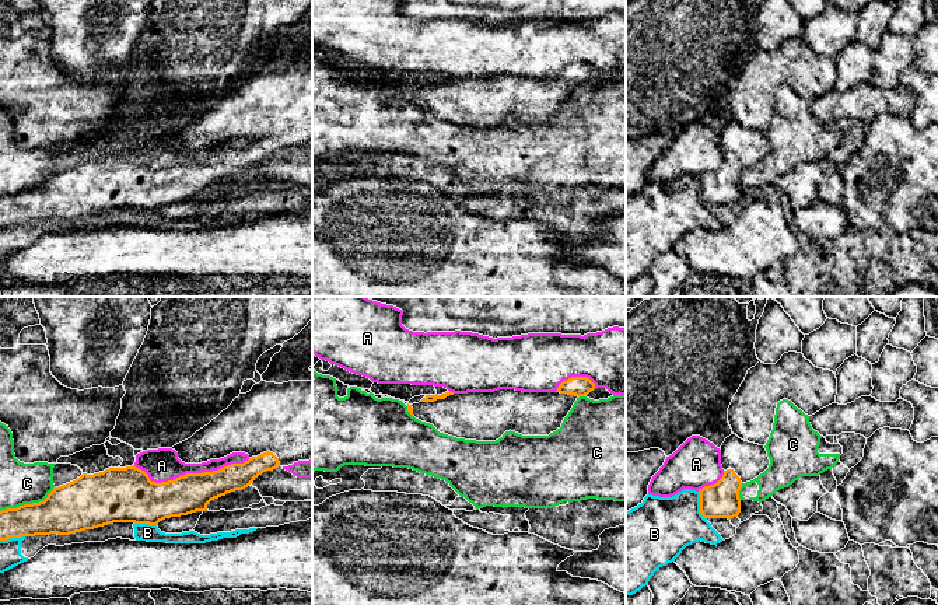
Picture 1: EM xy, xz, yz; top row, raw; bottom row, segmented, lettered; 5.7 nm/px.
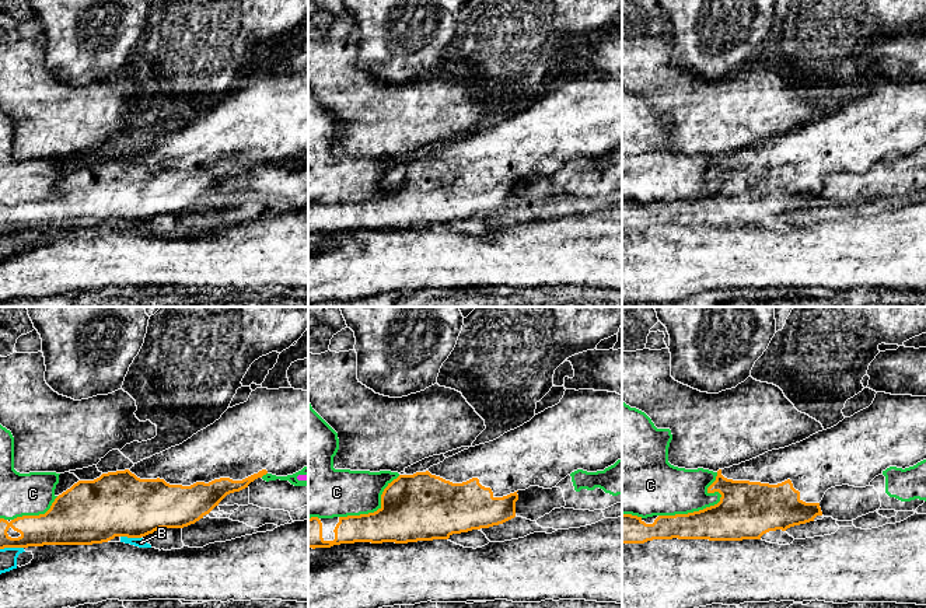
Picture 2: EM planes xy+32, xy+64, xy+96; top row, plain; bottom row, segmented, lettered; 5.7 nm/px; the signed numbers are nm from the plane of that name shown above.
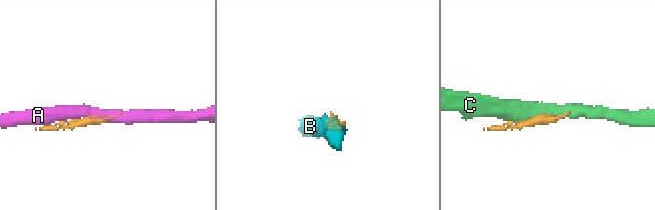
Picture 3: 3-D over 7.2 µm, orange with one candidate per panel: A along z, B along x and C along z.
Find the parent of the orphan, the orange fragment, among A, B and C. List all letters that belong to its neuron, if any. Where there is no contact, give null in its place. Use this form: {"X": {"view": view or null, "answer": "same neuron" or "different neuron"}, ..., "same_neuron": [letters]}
{"A": {"view": "xy", "answer": "different neuron"}, "B": {"view": "yz", "answer": "different neuron"}, "C": {"view": "xy", "answer": "different neuron"}, "same_neuron": []}

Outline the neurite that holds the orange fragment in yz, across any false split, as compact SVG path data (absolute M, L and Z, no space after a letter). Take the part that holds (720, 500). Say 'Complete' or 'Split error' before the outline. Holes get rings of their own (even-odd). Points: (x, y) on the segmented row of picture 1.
Split error. M731 434L721 445L722 478L700 493L700 513L704 518L734 518L741 513L739 490L743 483L763 473L770 459L764 445Z

